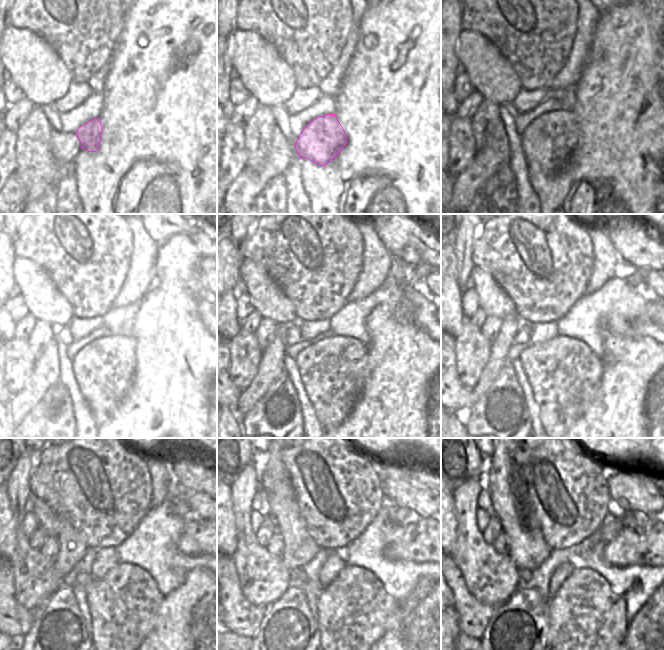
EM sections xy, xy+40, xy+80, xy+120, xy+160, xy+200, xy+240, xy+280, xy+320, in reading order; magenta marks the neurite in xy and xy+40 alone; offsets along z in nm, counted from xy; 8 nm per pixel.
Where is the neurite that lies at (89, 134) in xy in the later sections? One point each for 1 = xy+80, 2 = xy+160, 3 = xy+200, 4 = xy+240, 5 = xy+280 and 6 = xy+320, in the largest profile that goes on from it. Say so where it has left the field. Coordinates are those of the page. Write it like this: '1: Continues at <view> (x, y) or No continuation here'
1: Continues at xy+80 (549, 141)
2: Continues at xy+160 (334, 371)
3: Continues at xy+200 (563, 373)
4: Continues at xy+240 (123, 604)
5: Continues at xy+280 (353, 612)
6: Continues at xy+320 (585, 617)

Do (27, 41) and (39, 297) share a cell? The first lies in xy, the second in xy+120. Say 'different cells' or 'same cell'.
same cell

